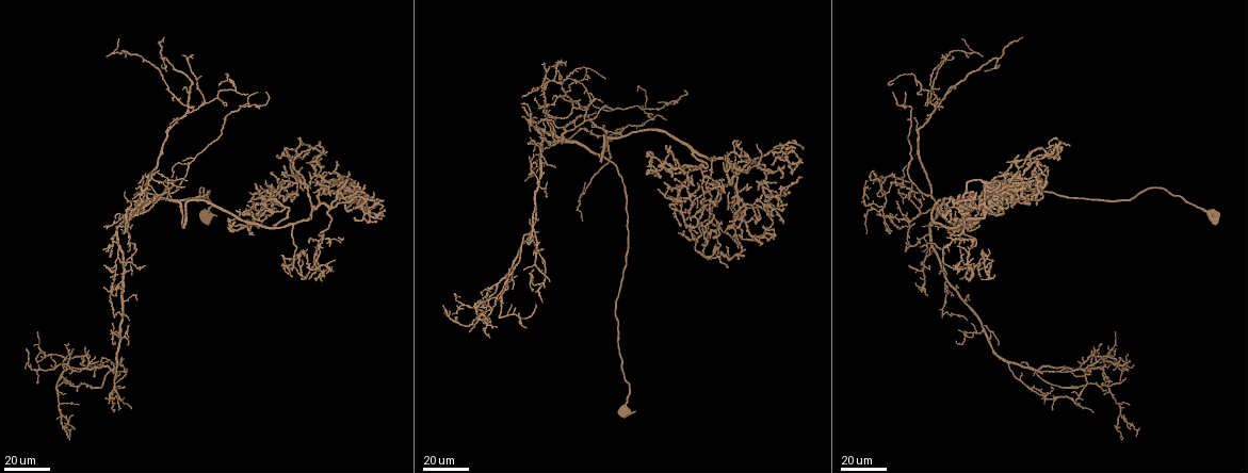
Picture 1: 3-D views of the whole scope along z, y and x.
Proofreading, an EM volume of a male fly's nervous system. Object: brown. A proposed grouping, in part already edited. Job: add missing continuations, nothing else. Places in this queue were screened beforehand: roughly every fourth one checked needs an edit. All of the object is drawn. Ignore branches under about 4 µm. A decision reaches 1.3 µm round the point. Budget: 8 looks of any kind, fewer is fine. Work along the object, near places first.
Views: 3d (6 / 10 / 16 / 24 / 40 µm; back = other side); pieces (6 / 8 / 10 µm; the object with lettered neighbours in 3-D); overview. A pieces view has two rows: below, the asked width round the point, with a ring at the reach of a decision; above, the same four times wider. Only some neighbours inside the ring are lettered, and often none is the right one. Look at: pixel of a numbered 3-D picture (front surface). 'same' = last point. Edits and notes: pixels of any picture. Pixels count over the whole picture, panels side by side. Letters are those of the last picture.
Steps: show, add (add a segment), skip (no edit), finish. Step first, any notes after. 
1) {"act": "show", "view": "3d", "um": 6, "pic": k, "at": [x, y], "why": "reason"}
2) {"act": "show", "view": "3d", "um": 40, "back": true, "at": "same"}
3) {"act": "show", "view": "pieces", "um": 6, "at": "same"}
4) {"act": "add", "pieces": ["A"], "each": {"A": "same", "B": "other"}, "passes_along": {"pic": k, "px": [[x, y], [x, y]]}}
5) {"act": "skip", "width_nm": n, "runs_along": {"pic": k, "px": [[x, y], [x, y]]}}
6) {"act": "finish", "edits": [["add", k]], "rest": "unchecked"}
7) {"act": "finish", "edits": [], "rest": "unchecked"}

{"act": "show", "view": "3d", "um": 40, "pic": 1, "at": [723, 178], "why": "branch stops here"}

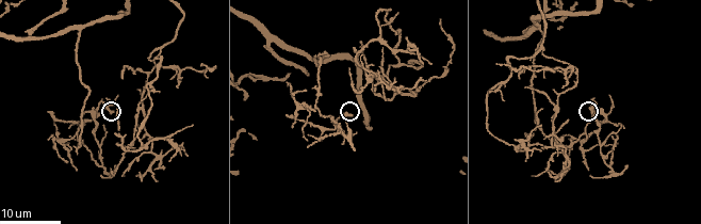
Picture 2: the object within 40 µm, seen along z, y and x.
{"act": "show", "view": "3d", "um": 10, "pic": 2, "at": [351, 113], "why": "closer look"}

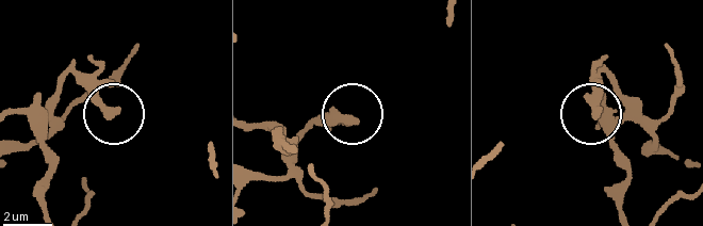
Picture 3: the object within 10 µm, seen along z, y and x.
{"act": "show", "view": "pieces", "um": 10, "pic": 3, "at": [353, 119]}

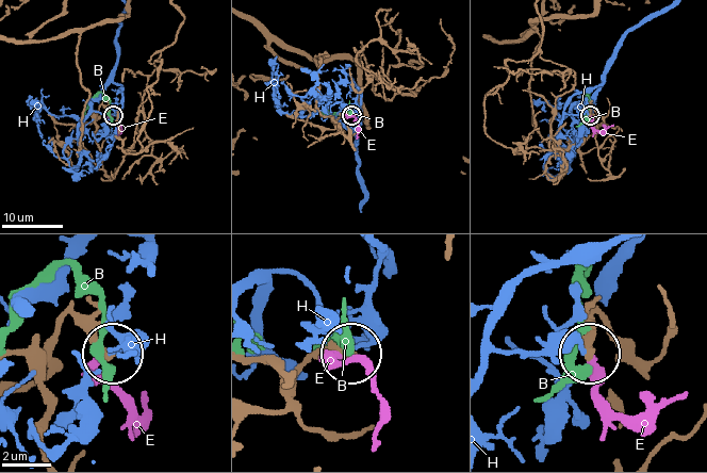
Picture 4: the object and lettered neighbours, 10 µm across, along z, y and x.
{"act": "skip", "each": {"B": "other", "E": "other", "H": "other"}, "found": "no lettered segment goes on from it"}

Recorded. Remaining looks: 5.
{"act": "show", "view": "3d", "um": 40, "pic": 1, "at": [740, 233], "why": "free end"}

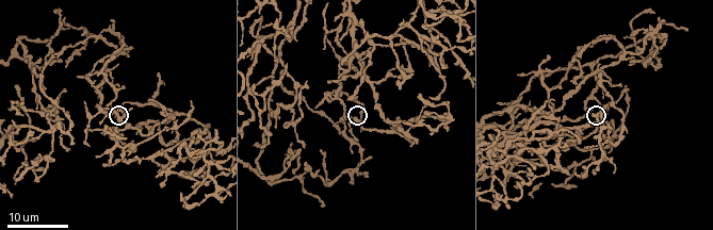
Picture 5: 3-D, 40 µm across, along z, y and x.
{"act": "show", "view": "pieces", "um": 6, "pic": 5, "at": [115, 116]}

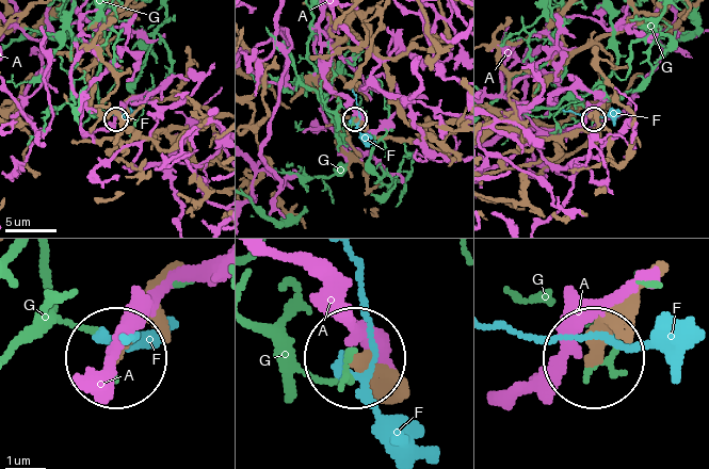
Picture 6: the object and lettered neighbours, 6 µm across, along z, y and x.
{"act": "skip", "each": {"A": "other", "F": "other", "G": "other"}, "runs_along": {"pic": 6, "px": [[649, 284], [592, 351]]}, "found": "none of them fits"}

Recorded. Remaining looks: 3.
{"act": "show", "view": "3d", "um": 24, "pic": 2, "at": [314, 111], "why": "an open end"}

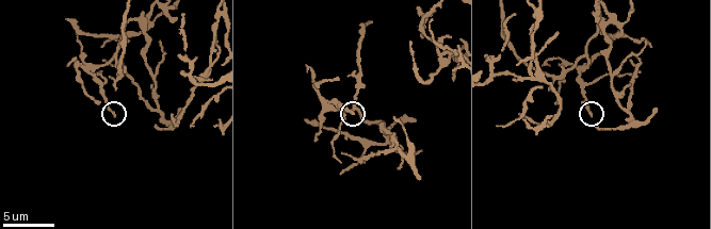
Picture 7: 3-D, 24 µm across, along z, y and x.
{"act": "show", "view": "pieces", "um": 6, "pic": 7, "at": [353, 112]}

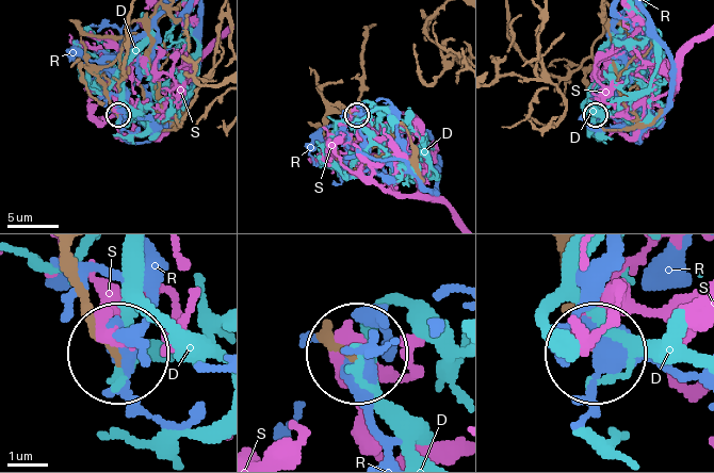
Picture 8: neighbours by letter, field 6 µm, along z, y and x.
{"act": "skip", "width_nm": 150, "each": {"D": "other", "R": "other", "S": "other"}, "found": "none of them fits"}

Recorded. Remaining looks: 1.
{"act": "finish", "edits": [], "rest": "unchecked"}

